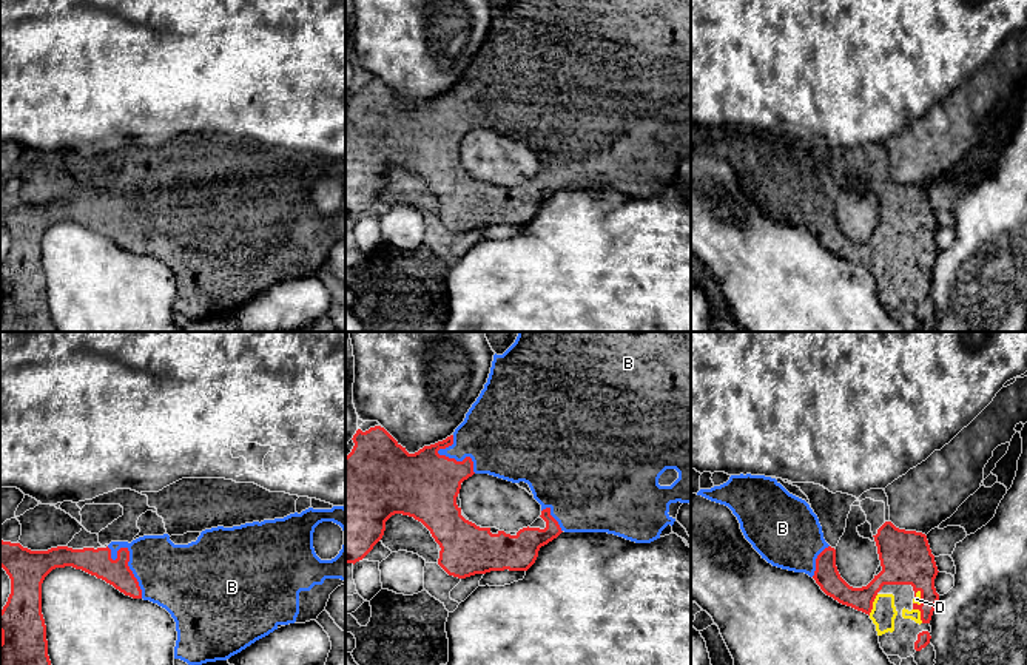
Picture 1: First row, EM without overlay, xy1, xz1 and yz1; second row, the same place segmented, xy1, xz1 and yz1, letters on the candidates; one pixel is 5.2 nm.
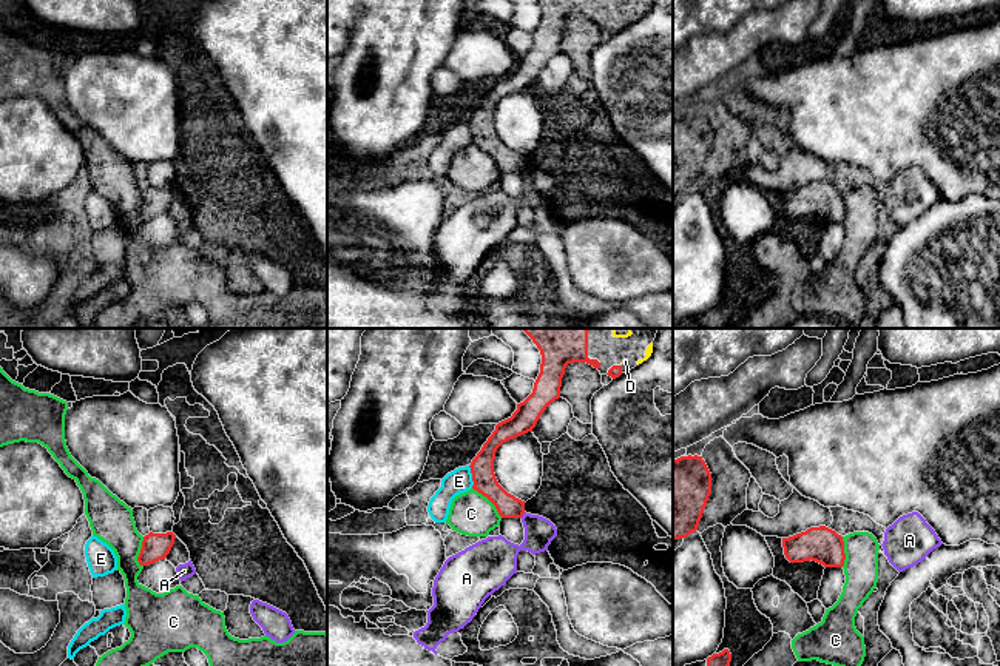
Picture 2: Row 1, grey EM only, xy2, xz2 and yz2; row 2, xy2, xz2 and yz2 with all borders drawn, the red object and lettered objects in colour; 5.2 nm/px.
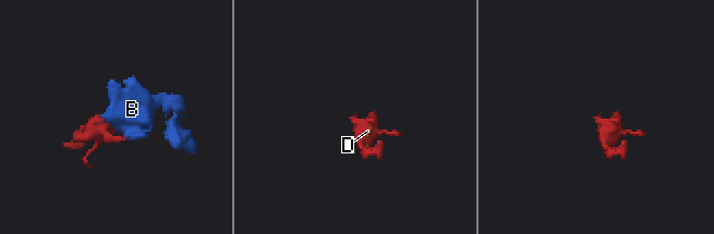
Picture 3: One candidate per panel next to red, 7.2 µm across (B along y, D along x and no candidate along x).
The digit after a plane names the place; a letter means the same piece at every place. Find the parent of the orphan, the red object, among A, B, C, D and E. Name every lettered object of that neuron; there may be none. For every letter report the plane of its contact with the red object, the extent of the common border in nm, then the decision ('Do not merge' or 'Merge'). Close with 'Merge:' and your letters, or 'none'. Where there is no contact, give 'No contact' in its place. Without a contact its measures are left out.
A: Touches red in xz2. Shared border 40 nm. Do not merge
B: Touches red in xy1. Shared border 320 nm. Merge
C: Touches red in xz2. Shared border 220 nm. Do not merge
D: Touches red in yz1. Shared border 120 nm. Merge
E: Touches red in xz2. Shared border 120 nm. Do not merge
Merge: B, D

